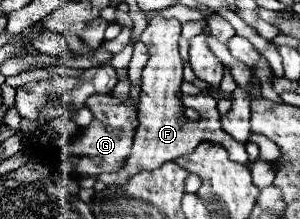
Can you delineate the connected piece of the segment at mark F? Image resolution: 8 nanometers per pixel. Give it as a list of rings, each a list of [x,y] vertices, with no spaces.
[[[152,18],[146,26],[146,30],[142,32],[140,40],[146,44],[148,48],[148,64],[142,72],[142,90],[140,90],[140,102],[138,102],[138,128],[134,132],[132,138],[132,154],[128,156],[128,160],[124,162],[124,166],[118,172],[110,172],[110,174],[100,174],[98,178],[106,184],[106,186],[120,186],[124,184],[132,174],[144,170],[154,170],[164,162],[176,160],[178,156],[188,154],[192,148],[198,146],[200,140],[210,138],[210,142],[222,144],[228,152],[230,158],[250,166],[252,162],[246,156],[244,144],[236,142],[232,136],[228,136],[222,126],[220,126],[220,114],[214,112],[214,118],[208,120],[188,120],[182,112],[182,92],[180,92],[180,84],[182,84],[182,58],[178,54],[178,38],[180,38],[180,22],[178,20],[164,20],[164,18]]]

